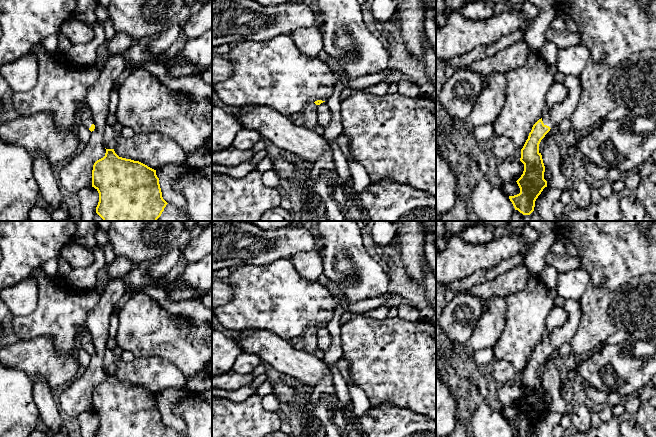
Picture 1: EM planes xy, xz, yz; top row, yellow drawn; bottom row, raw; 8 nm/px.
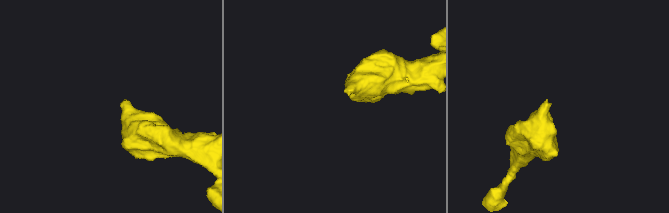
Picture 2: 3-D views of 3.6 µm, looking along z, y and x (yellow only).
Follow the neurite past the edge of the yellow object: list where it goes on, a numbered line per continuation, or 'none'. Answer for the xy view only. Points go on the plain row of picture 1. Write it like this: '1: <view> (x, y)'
1: xy (85, 339)

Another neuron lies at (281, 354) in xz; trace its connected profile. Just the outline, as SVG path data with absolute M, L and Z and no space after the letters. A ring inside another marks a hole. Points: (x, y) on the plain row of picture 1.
M267 330L239 331L234 340L243 352L259 356L281 374L295 378L302 385L301 392L311 394L319 381L327 375L328 368L314 354L296 349L290 340L283 339Z

